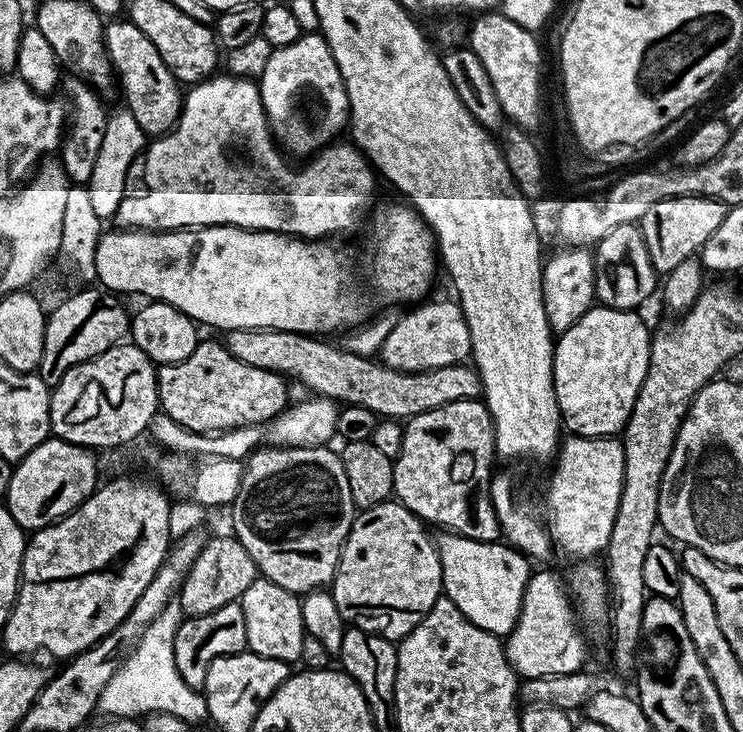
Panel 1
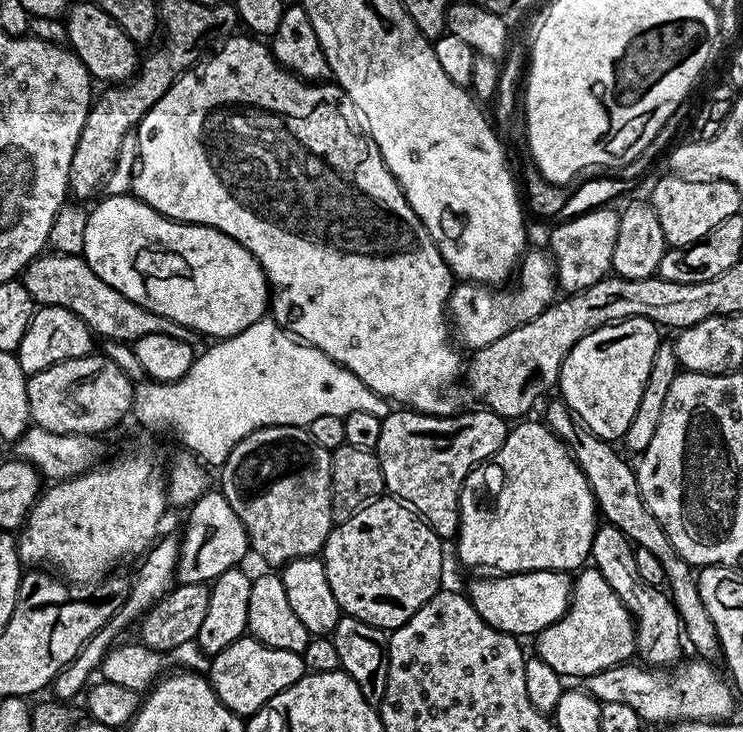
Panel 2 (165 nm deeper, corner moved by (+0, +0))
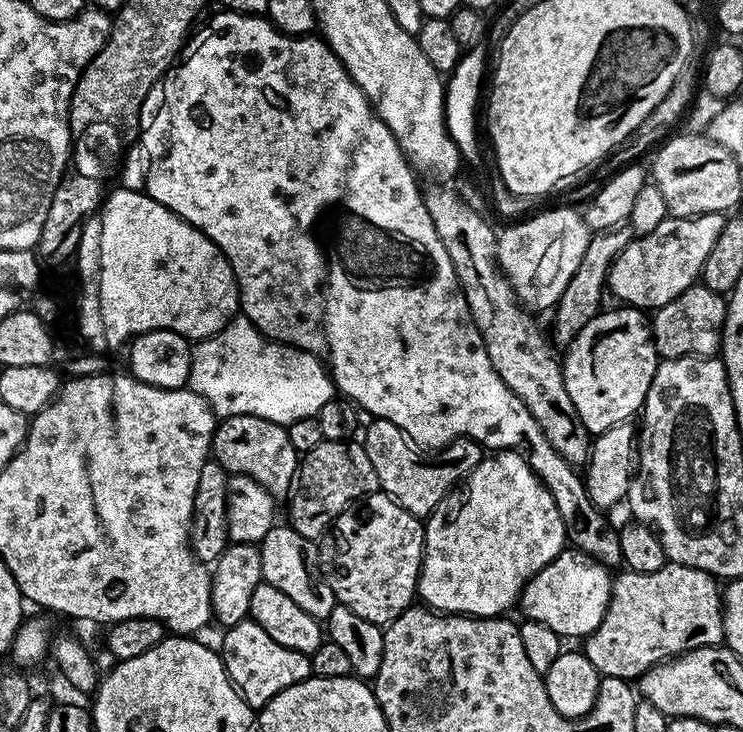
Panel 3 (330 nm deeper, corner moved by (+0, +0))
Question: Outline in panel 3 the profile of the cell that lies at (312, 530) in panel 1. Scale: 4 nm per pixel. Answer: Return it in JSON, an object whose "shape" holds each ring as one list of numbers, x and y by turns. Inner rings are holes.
{"shape":[[225,416,216,425,216,433,212,436,211,455,230,474,248,475,260,483,275,498,284,498,291,493,295,482,296,474,300,471,301,453,294,450,290,442,290,434,287,427,282,424,275,424,266,418,257,416]]}

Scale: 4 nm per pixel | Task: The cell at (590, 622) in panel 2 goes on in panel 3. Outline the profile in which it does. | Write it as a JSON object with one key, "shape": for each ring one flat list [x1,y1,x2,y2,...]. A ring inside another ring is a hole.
{"shape":[[666,562,653,572,621,571,612,581,612,597,606,614,594,631,583,641,582,651,600,671,601,677,635,681,646,670,663,660,671,660,696,648,710,648,724,639,724,602,717,577,685,564]]}

